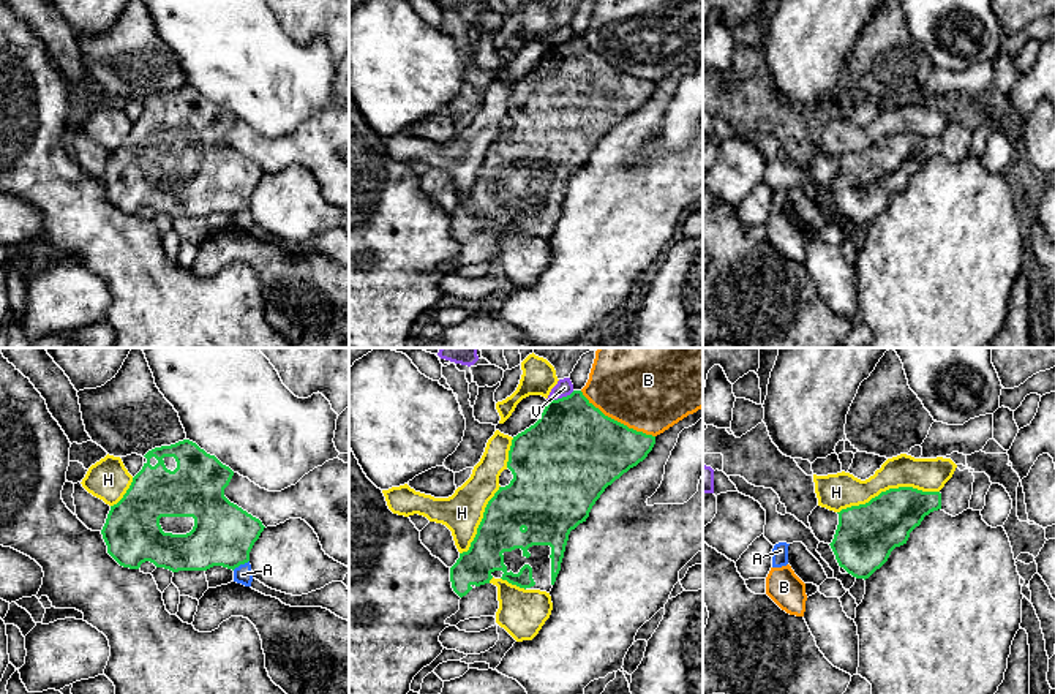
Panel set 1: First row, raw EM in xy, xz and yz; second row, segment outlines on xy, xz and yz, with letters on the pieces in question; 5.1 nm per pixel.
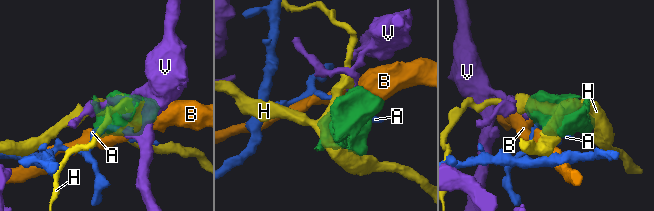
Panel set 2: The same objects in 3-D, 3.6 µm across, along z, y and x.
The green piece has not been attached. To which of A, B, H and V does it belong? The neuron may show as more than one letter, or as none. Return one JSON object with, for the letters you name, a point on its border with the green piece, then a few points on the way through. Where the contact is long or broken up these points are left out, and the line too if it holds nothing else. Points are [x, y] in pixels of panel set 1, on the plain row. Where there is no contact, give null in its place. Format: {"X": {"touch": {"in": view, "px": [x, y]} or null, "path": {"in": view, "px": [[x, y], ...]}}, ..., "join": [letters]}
{"join": []}

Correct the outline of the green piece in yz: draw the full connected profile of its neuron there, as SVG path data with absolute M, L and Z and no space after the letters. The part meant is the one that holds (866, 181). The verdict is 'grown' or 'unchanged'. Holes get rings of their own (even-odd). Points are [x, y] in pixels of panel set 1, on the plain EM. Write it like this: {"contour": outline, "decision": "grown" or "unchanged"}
{"contour": "M956 114L940 138L899 133L881 138L865 150L842 155L829 190L840 213L856 224L869 224L895 193L933 157L956 163L970 153L974 122Z", "decision": "grown"}

